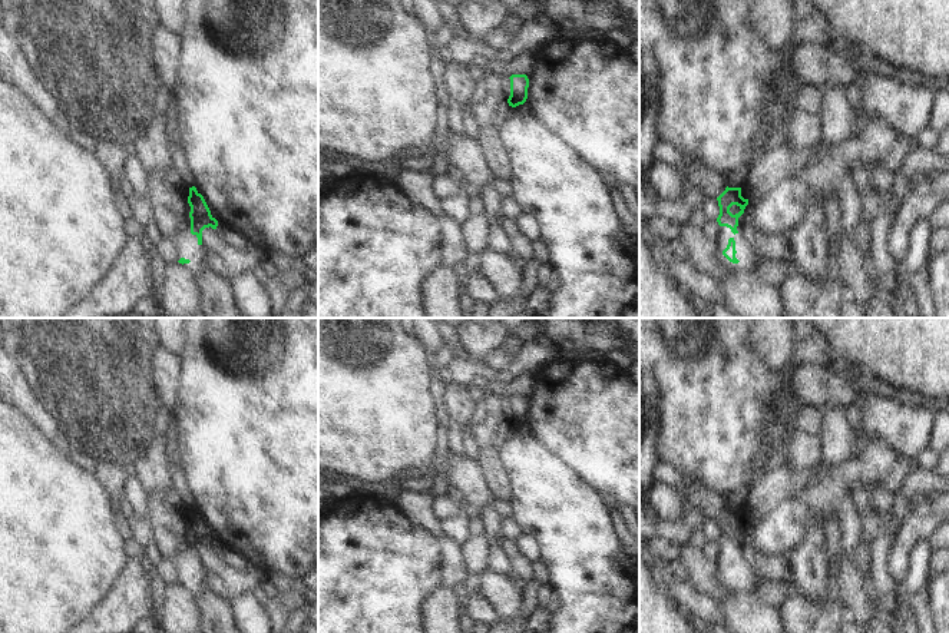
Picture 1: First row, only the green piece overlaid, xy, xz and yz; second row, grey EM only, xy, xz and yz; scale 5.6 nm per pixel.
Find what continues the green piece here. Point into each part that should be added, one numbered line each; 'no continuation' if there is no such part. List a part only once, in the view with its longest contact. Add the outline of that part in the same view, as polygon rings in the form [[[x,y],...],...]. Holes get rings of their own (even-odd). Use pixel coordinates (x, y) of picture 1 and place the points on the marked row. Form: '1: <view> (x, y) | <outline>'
1: xy (235, 261) | [[[209,226],[202,231],[202,246],[206,251],[216,253],[226,266],[228,284],[232,284],[234,278],[241,272],[251,271],[259,266],[259,253],[257,246],[248,243],[244,251],[237,251],[228,245],[215,231]]]

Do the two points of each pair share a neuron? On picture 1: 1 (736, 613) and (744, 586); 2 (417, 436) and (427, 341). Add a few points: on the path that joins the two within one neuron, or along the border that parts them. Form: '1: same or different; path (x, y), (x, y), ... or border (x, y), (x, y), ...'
1: different; border (731, 590), (740, 590), (753, 596)
2: different; border (413, 337), (427, 350)

